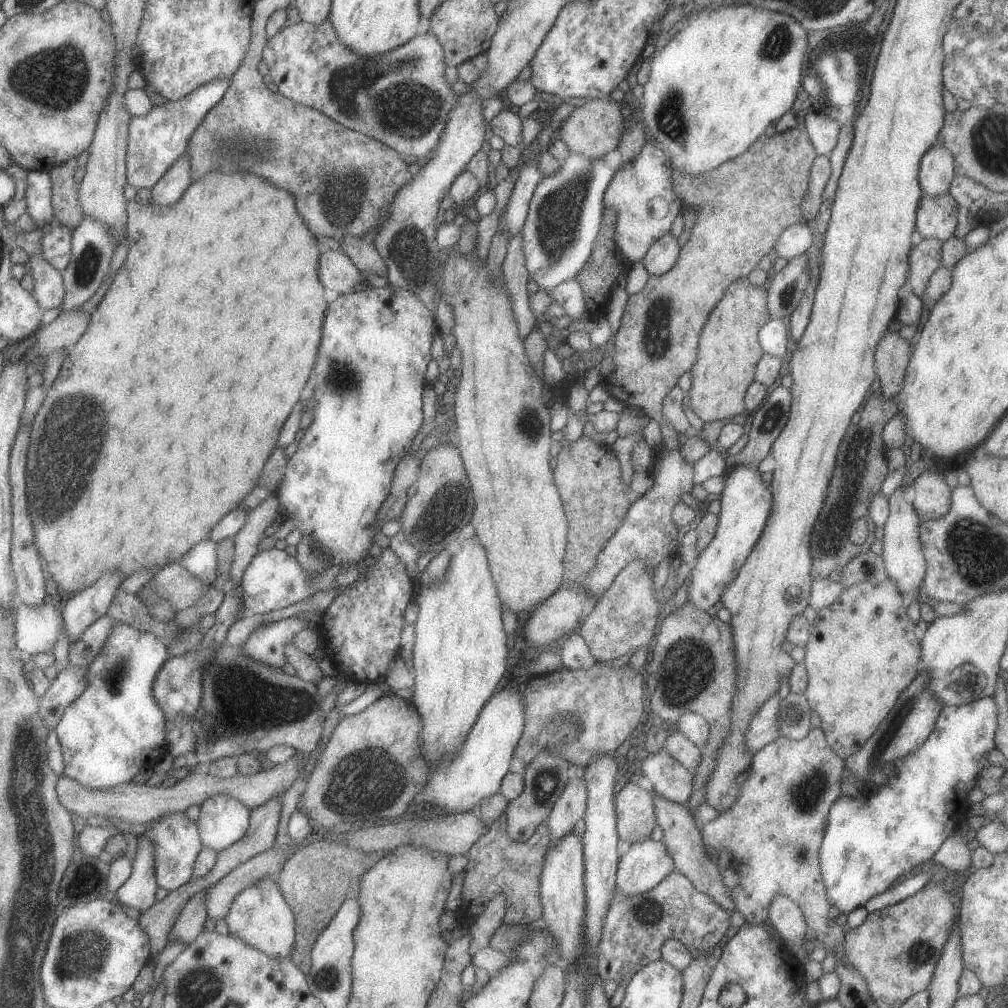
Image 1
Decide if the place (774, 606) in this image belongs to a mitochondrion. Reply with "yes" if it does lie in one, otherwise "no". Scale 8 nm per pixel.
no

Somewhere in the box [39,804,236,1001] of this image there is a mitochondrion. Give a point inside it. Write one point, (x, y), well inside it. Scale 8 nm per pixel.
(83, 953)

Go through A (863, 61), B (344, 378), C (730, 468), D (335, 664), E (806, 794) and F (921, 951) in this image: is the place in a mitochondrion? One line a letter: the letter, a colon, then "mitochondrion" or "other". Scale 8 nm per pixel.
A: other
B: mitochondrion
C: other
D: other
E: mitochondrion
F: mitochondrion

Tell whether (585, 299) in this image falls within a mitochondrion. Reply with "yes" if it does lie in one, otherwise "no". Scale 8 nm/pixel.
no

